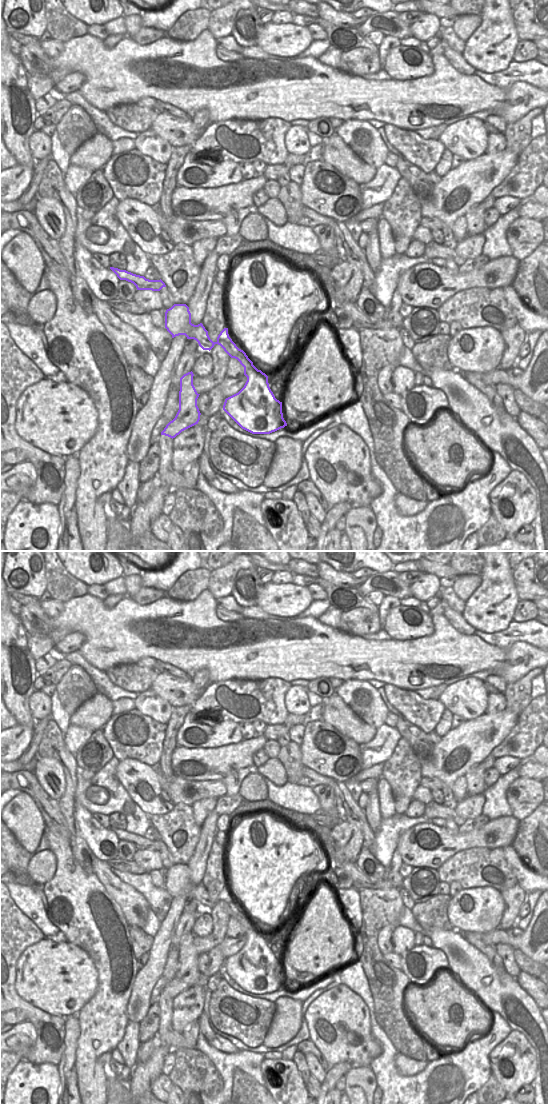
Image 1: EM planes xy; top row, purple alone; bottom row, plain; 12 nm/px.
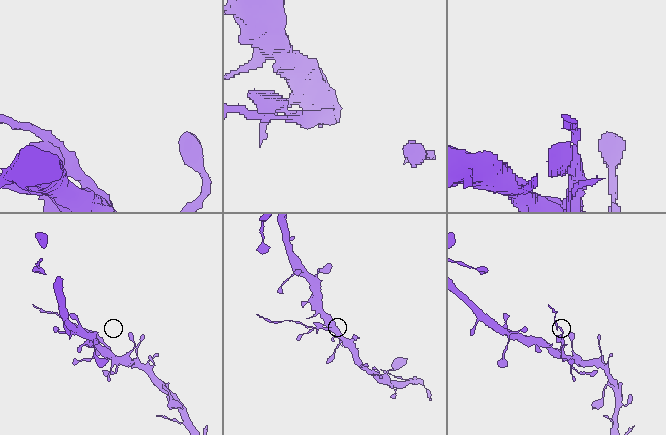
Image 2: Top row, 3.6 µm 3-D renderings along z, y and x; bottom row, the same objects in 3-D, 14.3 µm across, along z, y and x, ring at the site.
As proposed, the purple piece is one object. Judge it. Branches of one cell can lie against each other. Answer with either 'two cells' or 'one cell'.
two cells

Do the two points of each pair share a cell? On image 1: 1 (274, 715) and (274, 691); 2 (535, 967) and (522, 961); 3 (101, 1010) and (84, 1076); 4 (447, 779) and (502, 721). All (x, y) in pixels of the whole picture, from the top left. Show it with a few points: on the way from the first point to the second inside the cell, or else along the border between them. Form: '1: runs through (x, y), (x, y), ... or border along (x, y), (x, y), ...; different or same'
1: runs through (274, 709), (274, 697); same
2: runs through (532, 967), (525, 963); same
3: runs through (101, 1026), (99, 1034), (87, 1051), (86, 1060); same
4: runs through (465, 766), (471, 758), (472, 743), (484, 730); same

